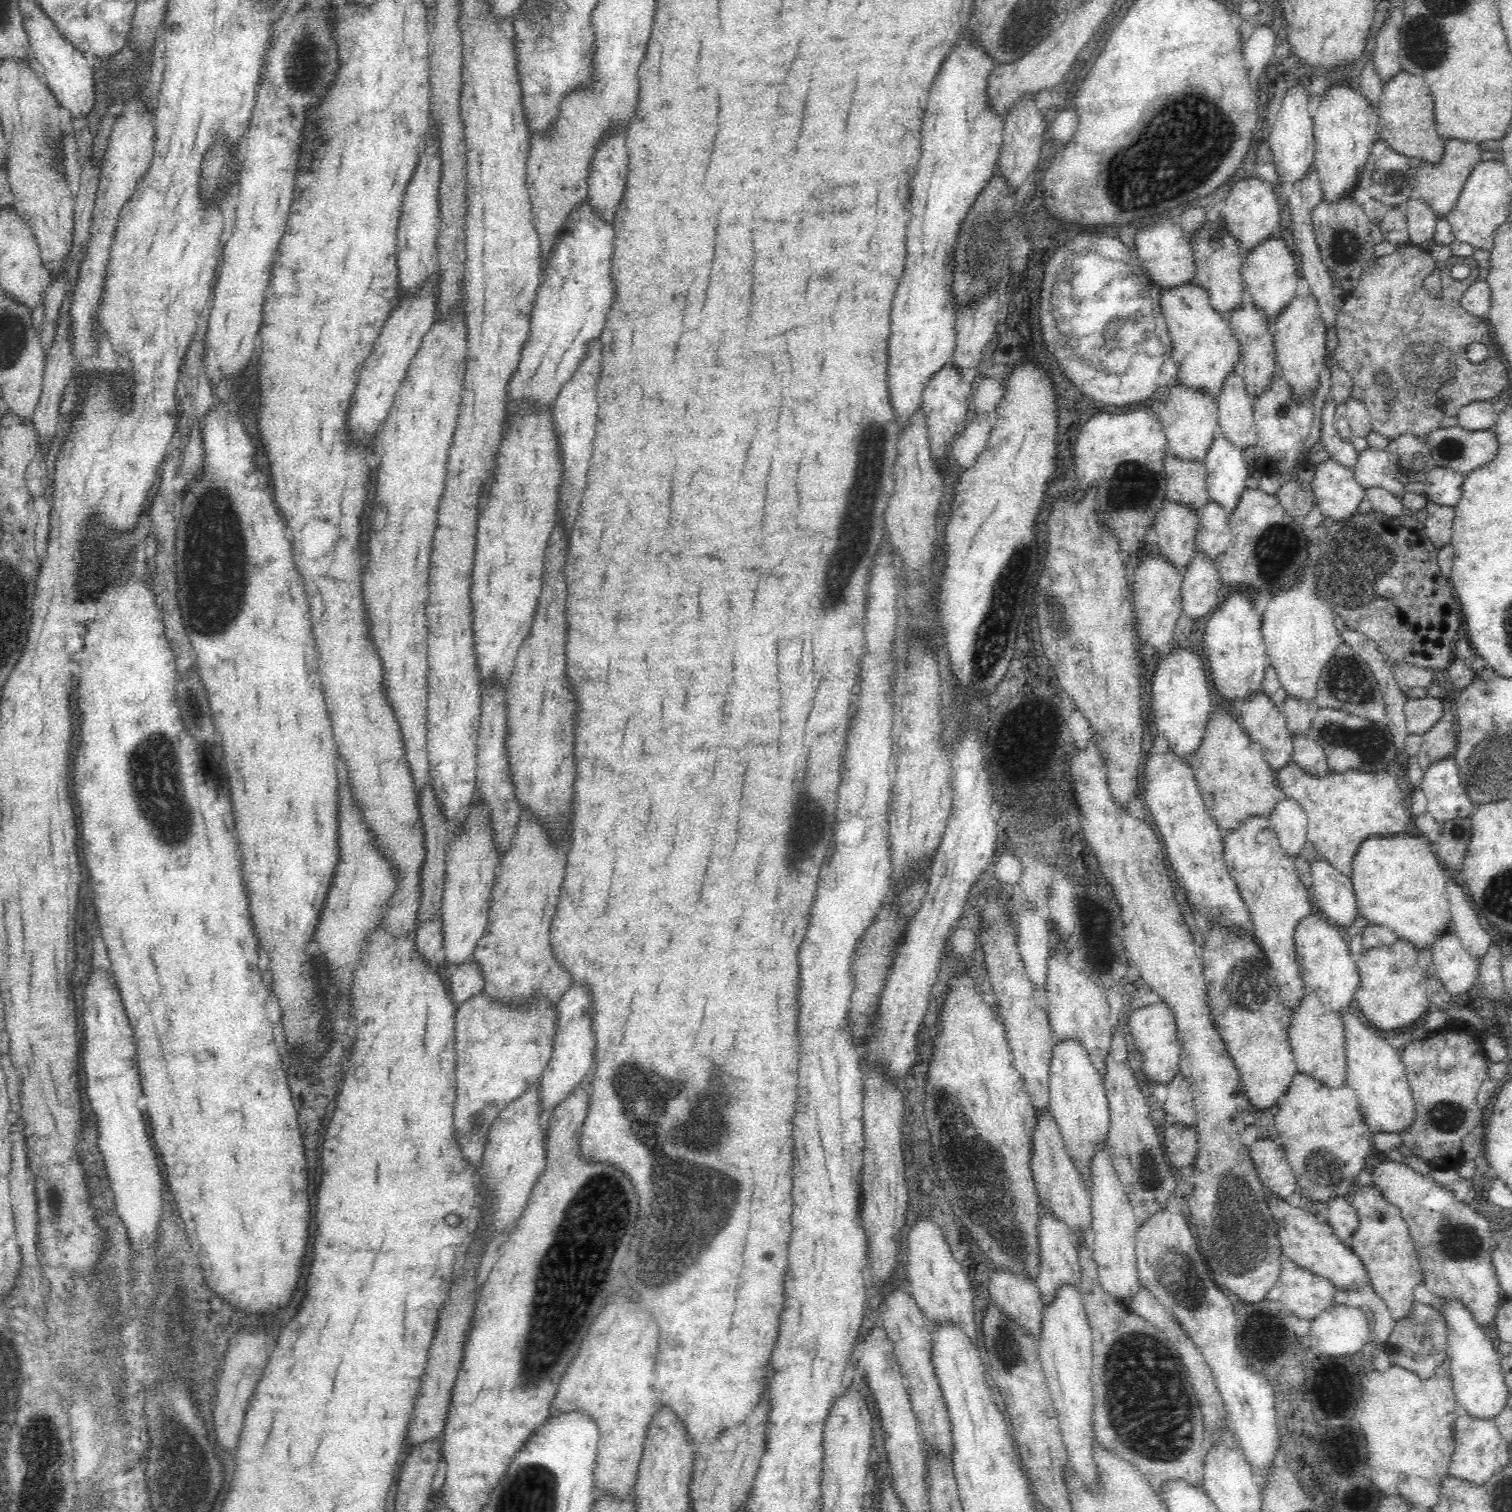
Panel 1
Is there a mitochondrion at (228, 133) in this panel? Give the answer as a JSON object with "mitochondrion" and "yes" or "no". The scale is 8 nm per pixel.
{"mitochondrion":"no"}

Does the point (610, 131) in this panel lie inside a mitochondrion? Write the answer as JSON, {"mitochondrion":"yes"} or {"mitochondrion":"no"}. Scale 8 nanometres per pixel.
{"mitochondrion":"no"}

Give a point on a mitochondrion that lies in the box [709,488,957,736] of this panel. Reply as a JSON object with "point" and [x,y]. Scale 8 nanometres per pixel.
{"point":[834,591]}

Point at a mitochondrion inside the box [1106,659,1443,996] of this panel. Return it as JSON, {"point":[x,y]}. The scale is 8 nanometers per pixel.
{"point":[1361,740]}

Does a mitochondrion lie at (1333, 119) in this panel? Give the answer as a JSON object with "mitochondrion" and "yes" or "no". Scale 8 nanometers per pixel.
{"mitochondrion":"no"}

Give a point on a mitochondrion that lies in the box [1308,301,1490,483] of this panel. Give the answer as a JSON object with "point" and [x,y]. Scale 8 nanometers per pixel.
{"point":[1430,377]}

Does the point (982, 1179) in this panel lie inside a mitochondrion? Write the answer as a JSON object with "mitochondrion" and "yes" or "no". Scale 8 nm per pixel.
{"mitochondrion":"yes"}

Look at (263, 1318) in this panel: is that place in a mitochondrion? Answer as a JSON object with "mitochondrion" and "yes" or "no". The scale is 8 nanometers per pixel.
{"mitochondrion":"no"}

